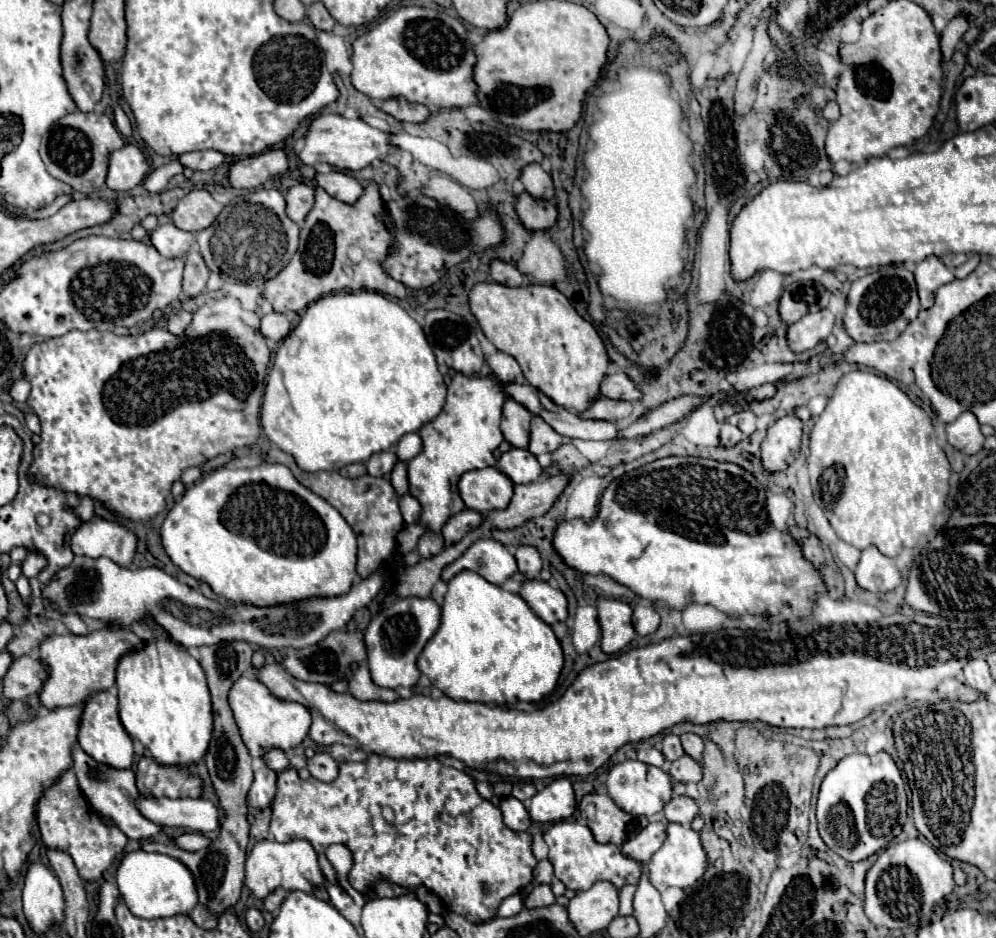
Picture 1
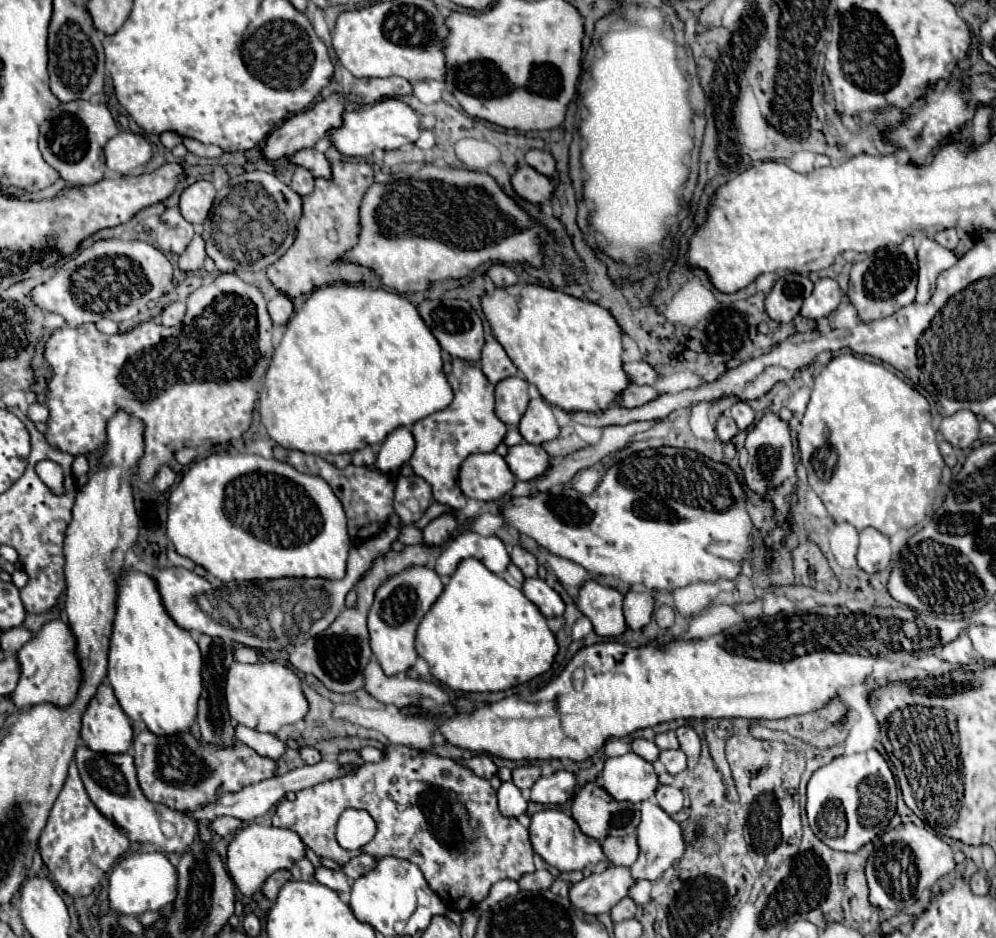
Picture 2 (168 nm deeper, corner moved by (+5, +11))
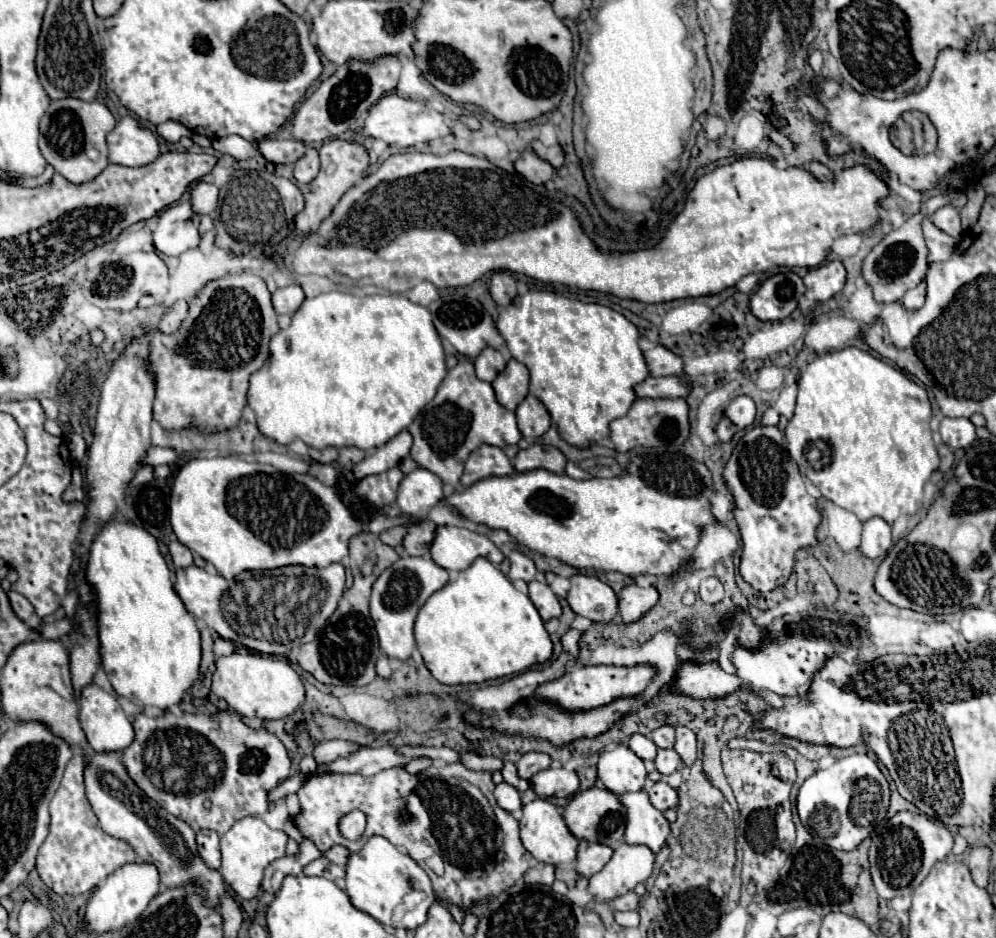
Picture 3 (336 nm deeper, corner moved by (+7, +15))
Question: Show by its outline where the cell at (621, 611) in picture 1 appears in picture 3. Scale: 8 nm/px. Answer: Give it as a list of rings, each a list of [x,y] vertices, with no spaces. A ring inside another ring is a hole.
[[[587,574],[571,578],[567,602],[575,614],[601,624],[613,622],[619,612],[619,600],[611,586]]]

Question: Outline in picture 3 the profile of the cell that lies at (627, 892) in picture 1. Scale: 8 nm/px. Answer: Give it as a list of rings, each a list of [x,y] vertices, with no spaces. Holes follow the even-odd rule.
[[[639,790],[639,792],[627,792],[619,796],[619,800],[627,806],[627,830],[625,830],[625,840],[627,844],[643,844],[651,848],[653,854],[657,854],[665,844],[671,834],[671,824],[659,812],[649,796]]]

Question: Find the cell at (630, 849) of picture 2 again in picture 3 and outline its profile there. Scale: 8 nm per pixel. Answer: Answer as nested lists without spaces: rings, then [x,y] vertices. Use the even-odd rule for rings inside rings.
[[[579,842],[579,852],[577,852],[577,872],[583,876],[593,876],[597,874],[613,856],[613,848],[601,842]]]

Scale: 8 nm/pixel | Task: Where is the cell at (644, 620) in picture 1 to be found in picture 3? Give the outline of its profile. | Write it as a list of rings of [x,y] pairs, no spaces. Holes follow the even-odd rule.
[[[629,584],[619,594],[619,614],[623,622],[637,622],[645,616],[659,600],[659,594],[653,586],[641,588],[637,584]]]

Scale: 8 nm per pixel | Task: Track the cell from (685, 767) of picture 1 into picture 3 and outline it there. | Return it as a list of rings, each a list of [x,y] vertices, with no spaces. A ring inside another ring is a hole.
[[[659,750],[657,758],[655,758],[655,766],[661,774],[671,774],[681,766],[681,758],[677,756],[677,752],[671,750]]]

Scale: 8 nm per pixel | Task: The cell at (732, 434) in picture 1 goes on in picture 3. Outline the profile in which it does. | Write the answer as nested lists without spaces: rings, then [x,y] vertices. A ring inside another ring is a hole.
[[[721,418],[719,420],[719,424],[717,424],[717,428],[715,428],[715,432],[717,432],[717,436],[719,436],[719,440],[721,442],[729,442],[731,438],[733,438],[733,434],[735,434],[735,424],[729,420],[729,418]]]

